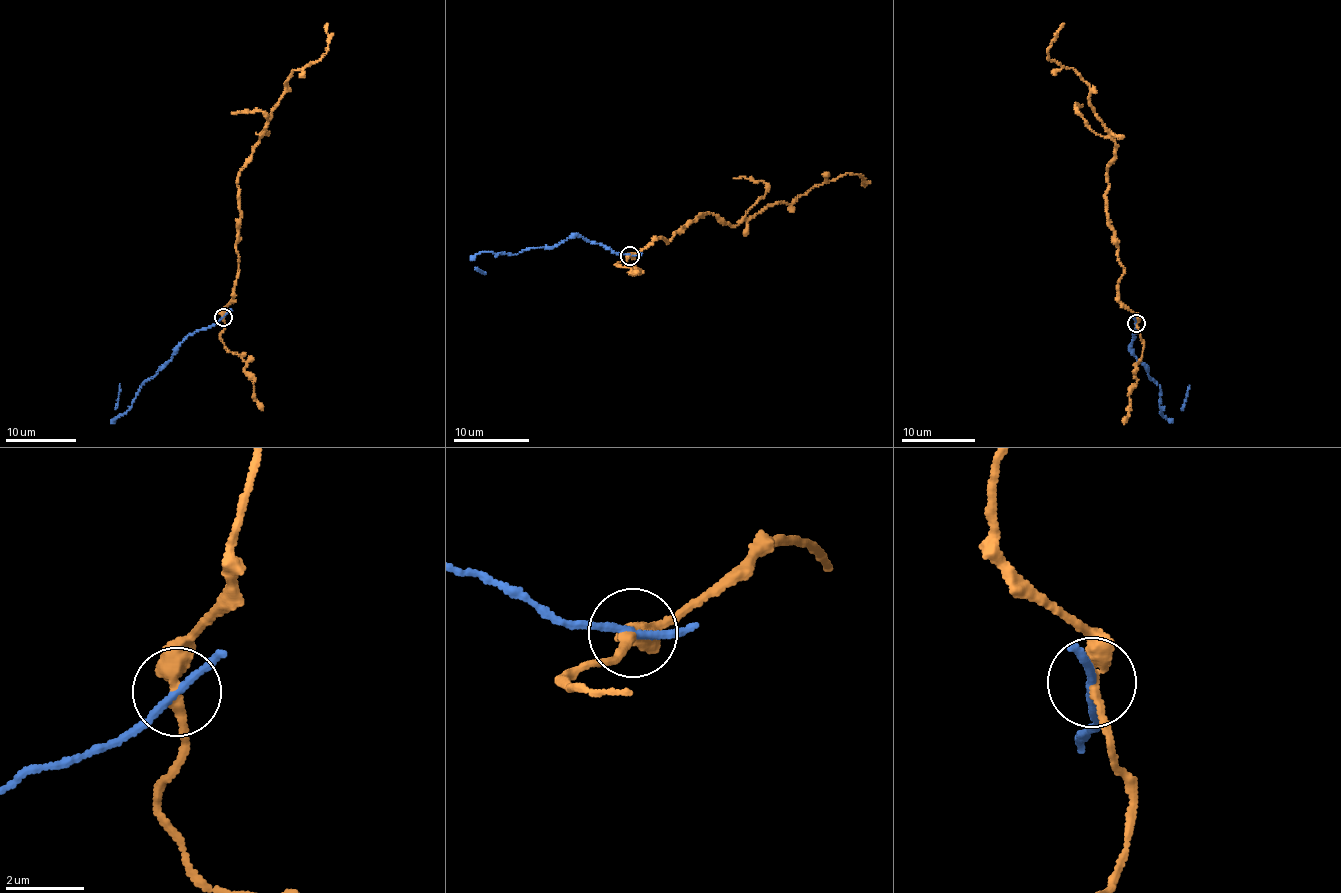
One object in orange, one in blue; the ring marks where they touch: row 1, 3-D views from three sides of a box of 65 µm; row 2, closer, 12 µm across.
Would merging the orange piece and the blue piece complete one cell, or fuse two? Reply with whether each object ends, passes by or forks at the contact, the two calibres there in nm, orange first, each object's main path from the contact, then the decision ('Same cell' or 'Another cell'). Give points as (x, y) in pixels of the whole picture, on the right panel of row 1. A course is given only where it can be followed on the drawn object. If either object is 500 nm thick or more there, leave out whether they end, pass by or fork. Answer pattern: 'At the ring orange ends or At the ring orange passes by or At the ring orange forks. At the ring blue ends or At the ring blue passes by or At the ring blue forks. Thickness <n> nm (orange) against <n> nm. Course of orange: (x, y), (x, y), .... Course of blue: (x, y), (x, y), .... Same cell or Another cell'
At the ring orange passes by. At the ring blue passes by. Thickness 360 nm (orange) against 160 nm. Course of orange: (1136, 324), (1119, 301), (1123, 266), (1105, 195), (1116, 144), (1090, 85), (1047, 57), (1064, 23). Course of blue: (1136, 324), (1130, 348), (1160, 386), (1159, 407), (1163, 416), (1173, 419), (1181, 410), (1189, 385). Another cell

